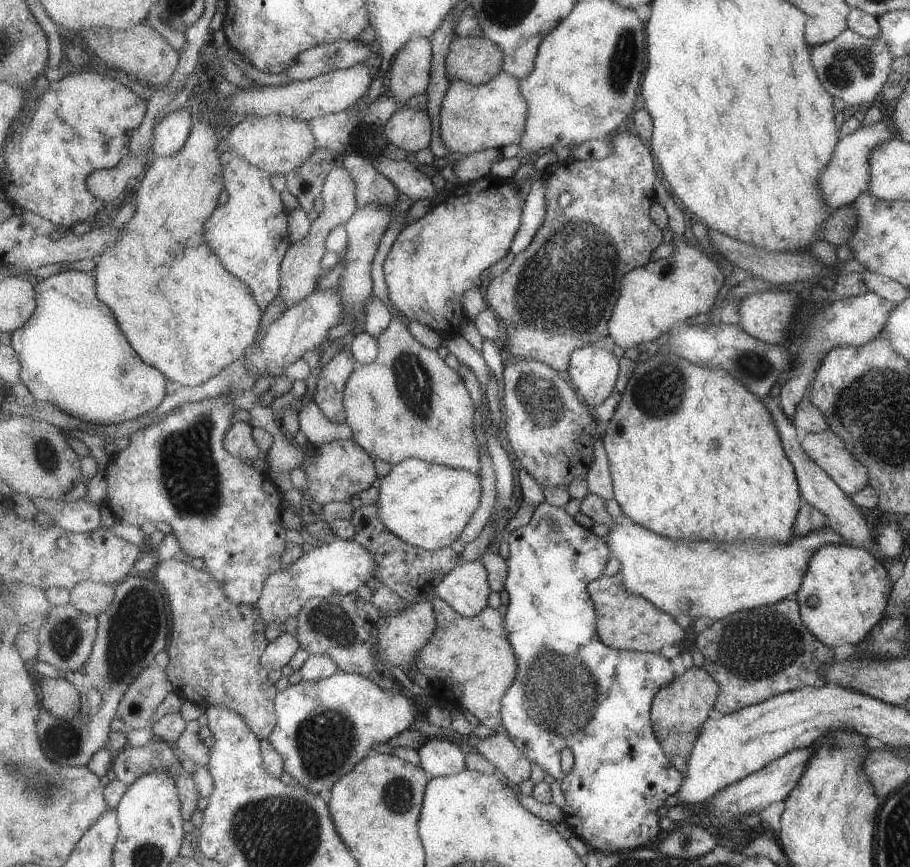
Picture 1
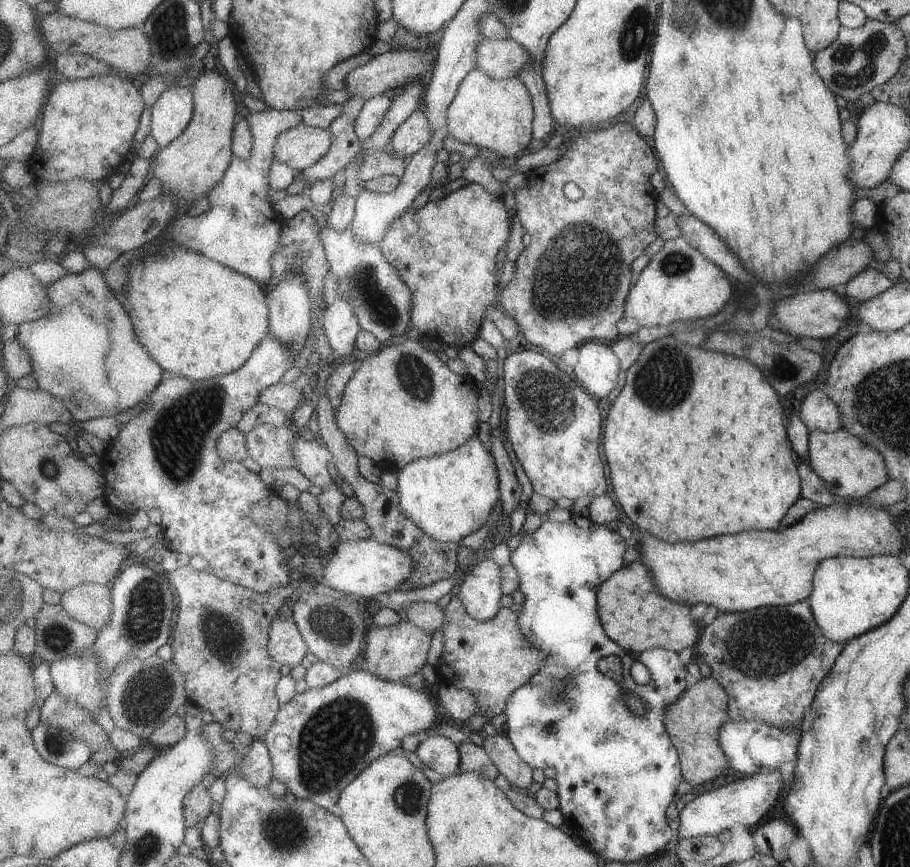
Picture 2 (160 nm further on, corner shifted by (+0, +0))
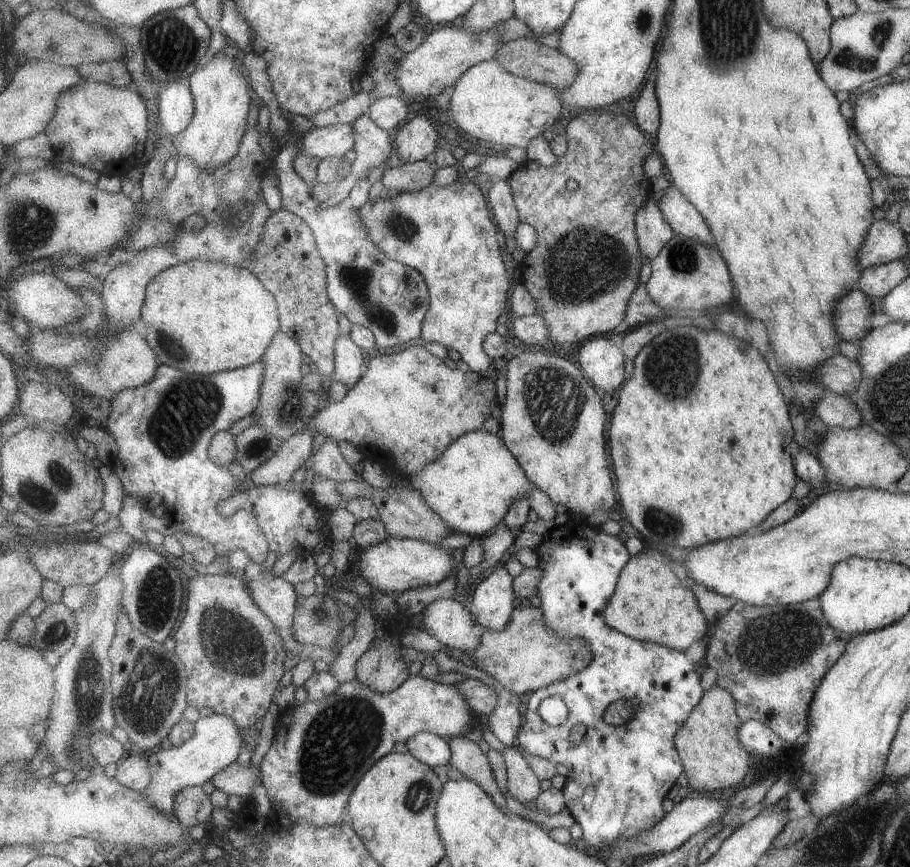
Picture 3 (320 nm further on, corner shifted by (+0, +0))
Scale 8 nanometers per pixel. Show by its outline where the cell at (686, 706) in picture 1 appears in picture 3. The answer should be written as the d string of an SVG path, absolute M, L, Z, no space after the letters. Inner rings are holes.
M712 687L704 694L702 701L693 710L688 721L676 736L676 745L680 751L684 772L689 786L695 790L713 793L739 784L747 774L747 751L738 739L739 716L733 710L732 695L729 691Z

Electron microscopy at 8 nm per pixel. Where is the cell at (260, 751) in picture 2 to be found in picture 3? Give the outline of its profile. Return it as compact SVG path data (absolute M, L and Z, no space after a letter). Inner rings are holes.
M236 761L232 766L219 772L210 781L215 789L226 793L228 796L235 795L245 798L251 797L251 792L262 783L262 771L260 766L242 766Z

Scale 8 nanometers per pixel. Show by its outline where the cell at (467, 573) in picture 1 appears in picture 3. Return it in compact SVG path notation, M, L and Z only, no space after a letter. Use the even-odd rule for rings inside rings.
M507 567L499 568L484 578L475 588L471 598L473 606L469 609L483 629L501 632L508 628L516 610L515 598L518 597L514 589L514 577Z

